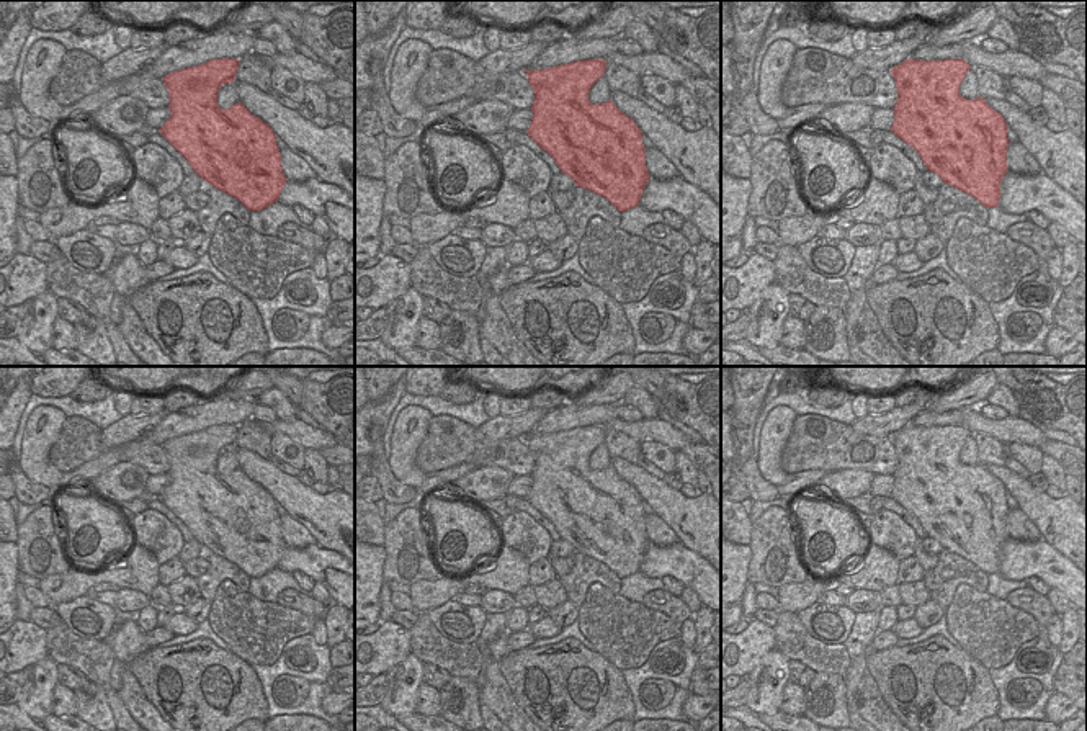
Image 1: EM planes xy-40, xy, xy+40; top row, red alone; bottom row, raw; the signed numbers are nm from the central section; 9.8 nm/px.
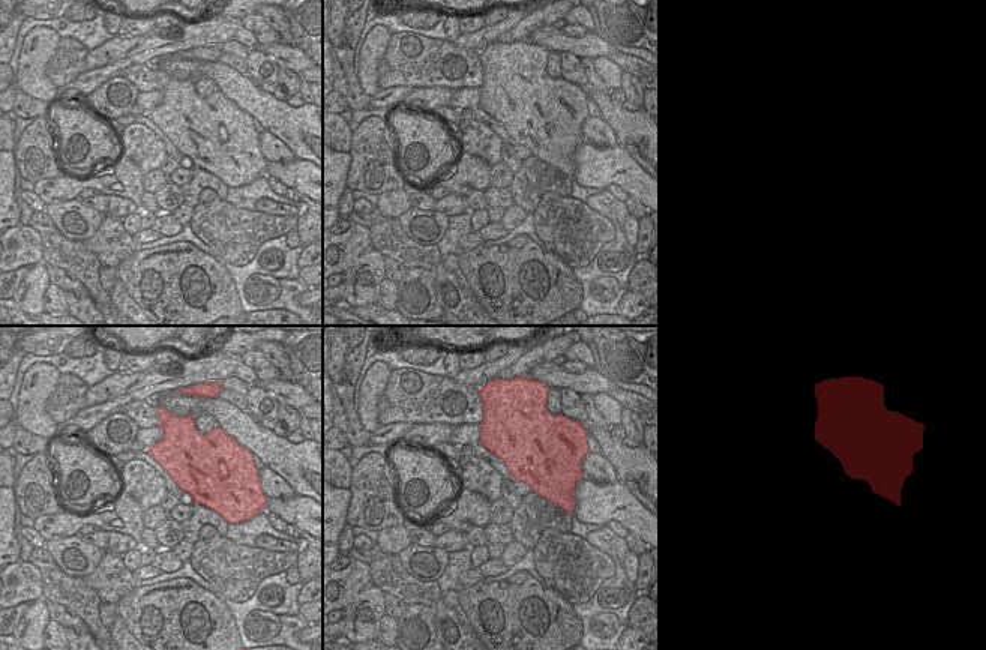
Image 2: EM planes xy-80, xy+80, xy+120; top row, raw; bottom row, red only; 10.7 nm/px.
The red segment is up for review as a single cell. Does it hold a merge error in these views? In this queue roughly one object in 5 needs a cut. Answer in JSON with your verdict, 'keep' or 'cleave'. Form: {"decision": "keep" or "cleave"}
{"decision": "keep"}

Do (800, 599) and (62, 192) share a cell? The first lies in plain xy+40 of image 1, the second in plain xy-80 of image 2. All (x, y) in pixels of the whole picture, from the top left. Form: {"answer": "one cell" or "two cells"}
{"answer": "one cell"}

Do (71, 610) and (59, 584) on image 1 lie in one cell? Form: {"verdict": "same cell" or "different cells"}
{"verdict": "different cells"}

